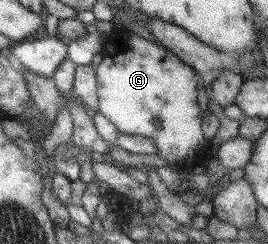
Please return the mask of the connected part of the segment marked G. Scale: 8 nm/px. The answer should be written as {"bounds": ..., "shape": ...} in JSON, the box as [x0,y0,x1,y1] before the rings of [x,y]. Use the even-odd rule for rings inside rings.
{"bounds":[95,28,210,172],"shape":[[[117,28],[106,34],[101,49],[102,61],[95,67],[98,112],[103,114],[121,133],[140,135],[151,138],[157,155],[168,165],[186,172],[207,160],[210,154],[208,140],[201,129],[202,111],[196,103],[196,86],[199,77],[195,70],[180,61],[174,54],[161,48],[154,42],[142,38],[143,42],[132,39],[123,42],[116,34]],[[152,118],[157,118],[160,125],[156,127]]]}

